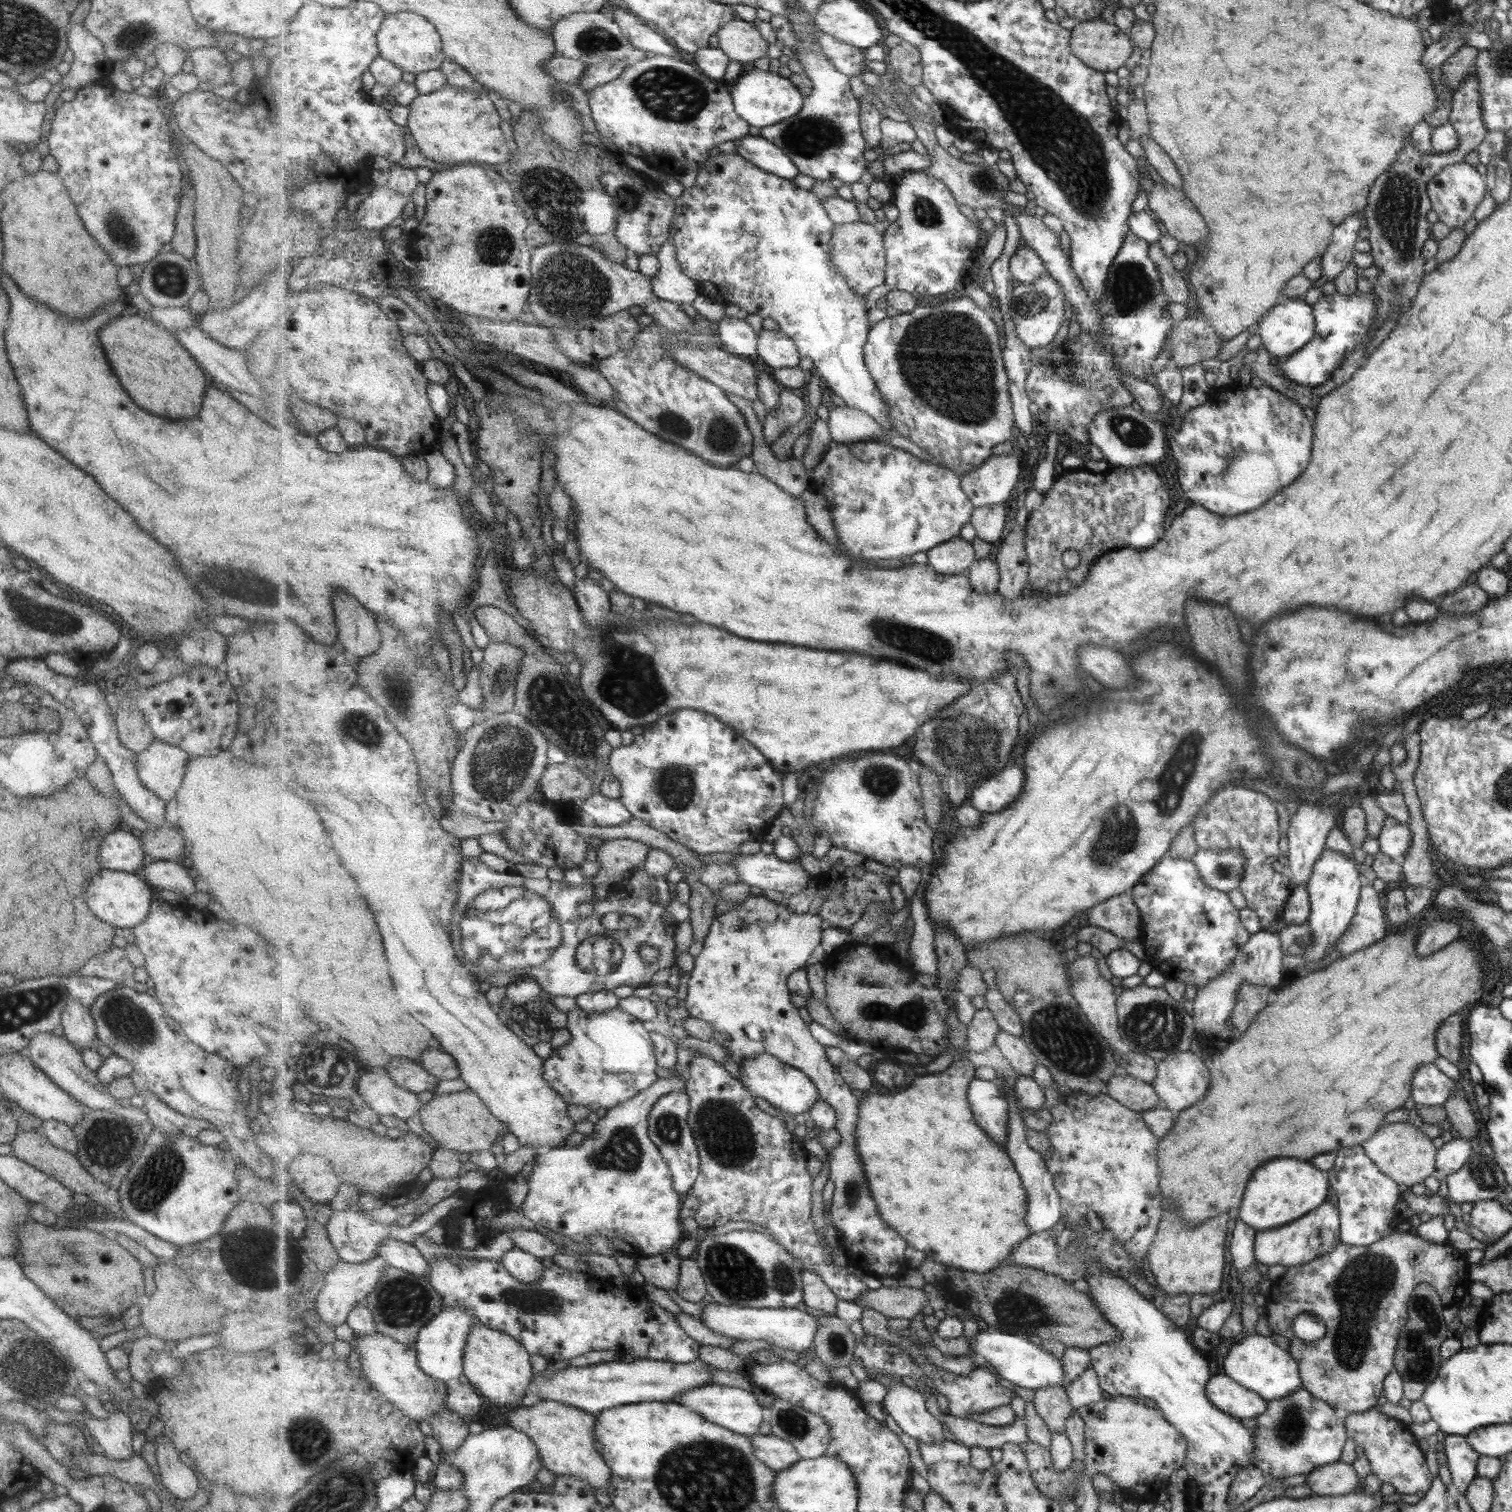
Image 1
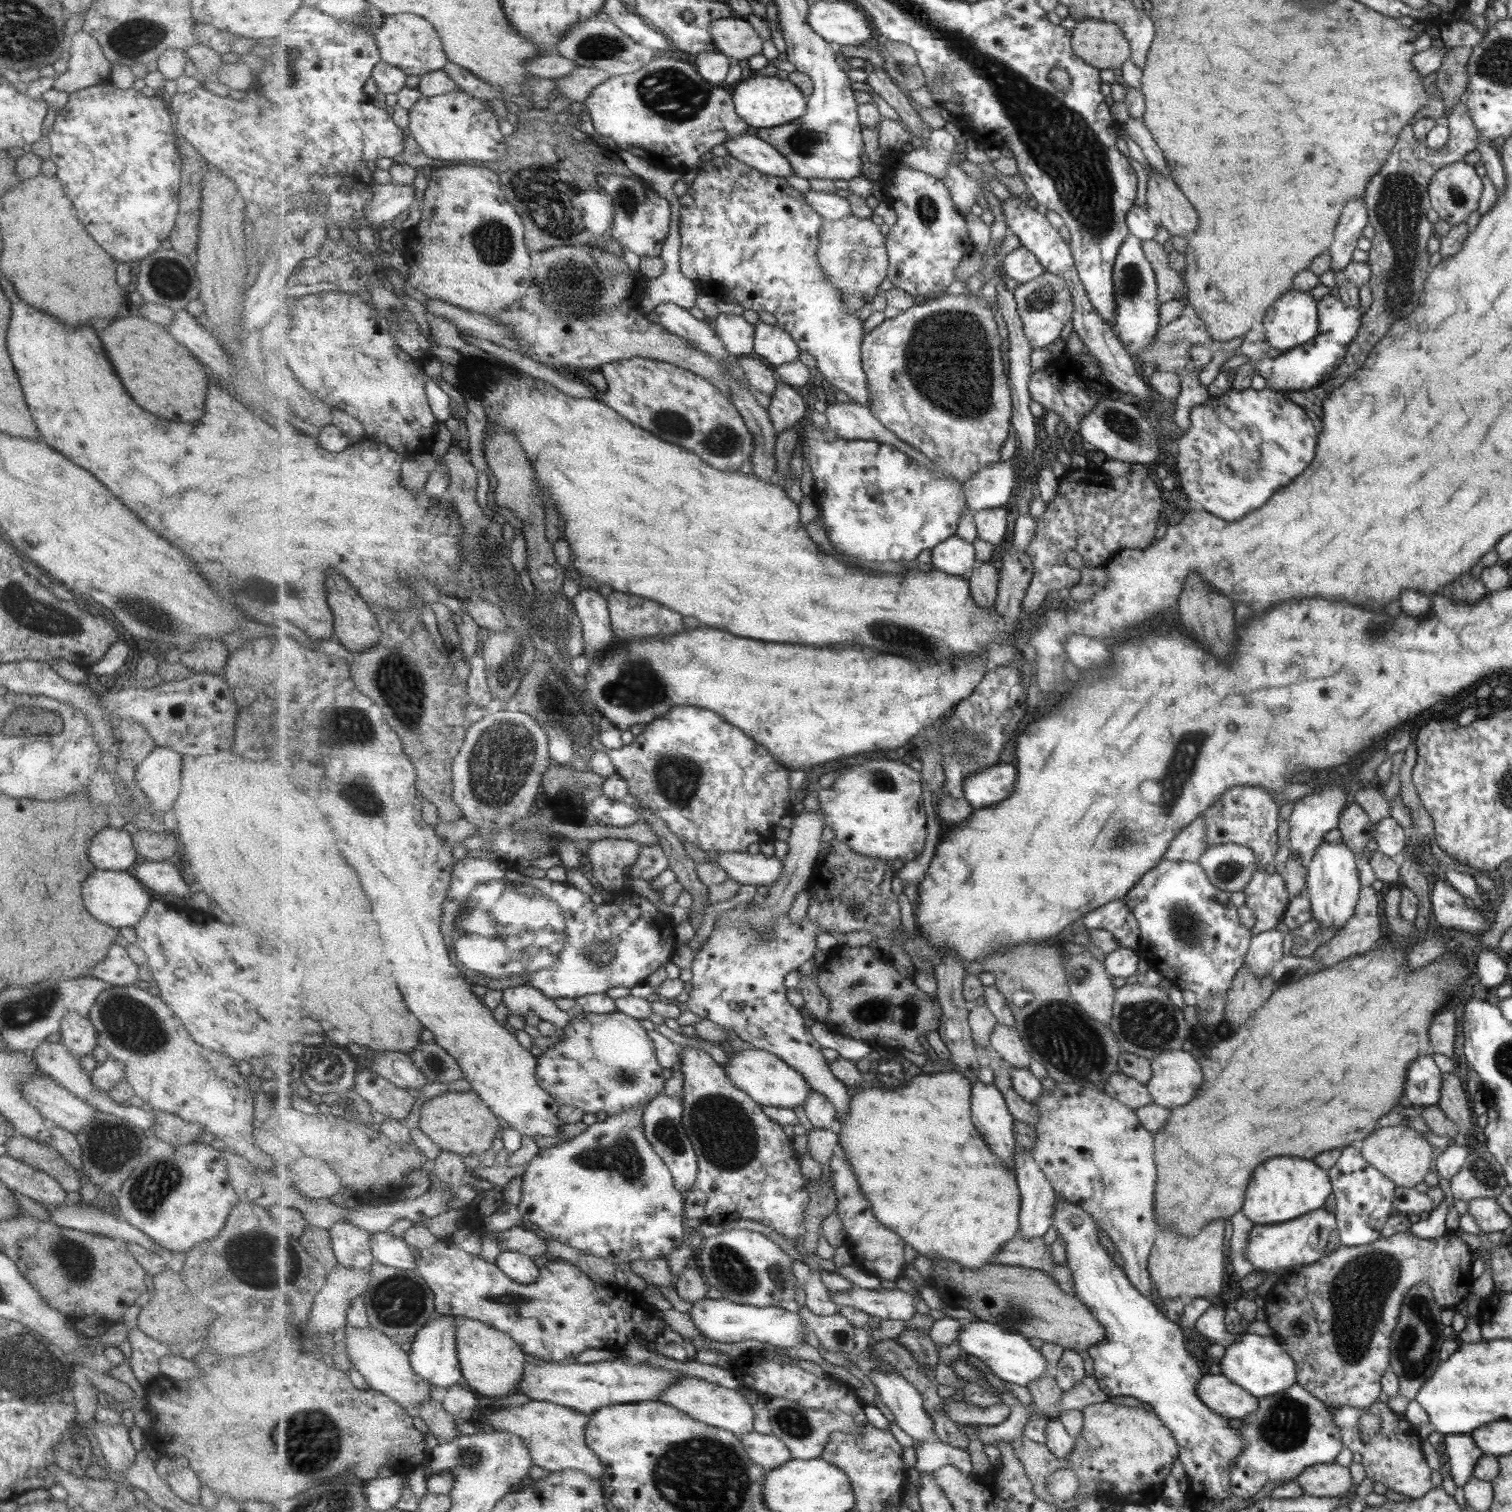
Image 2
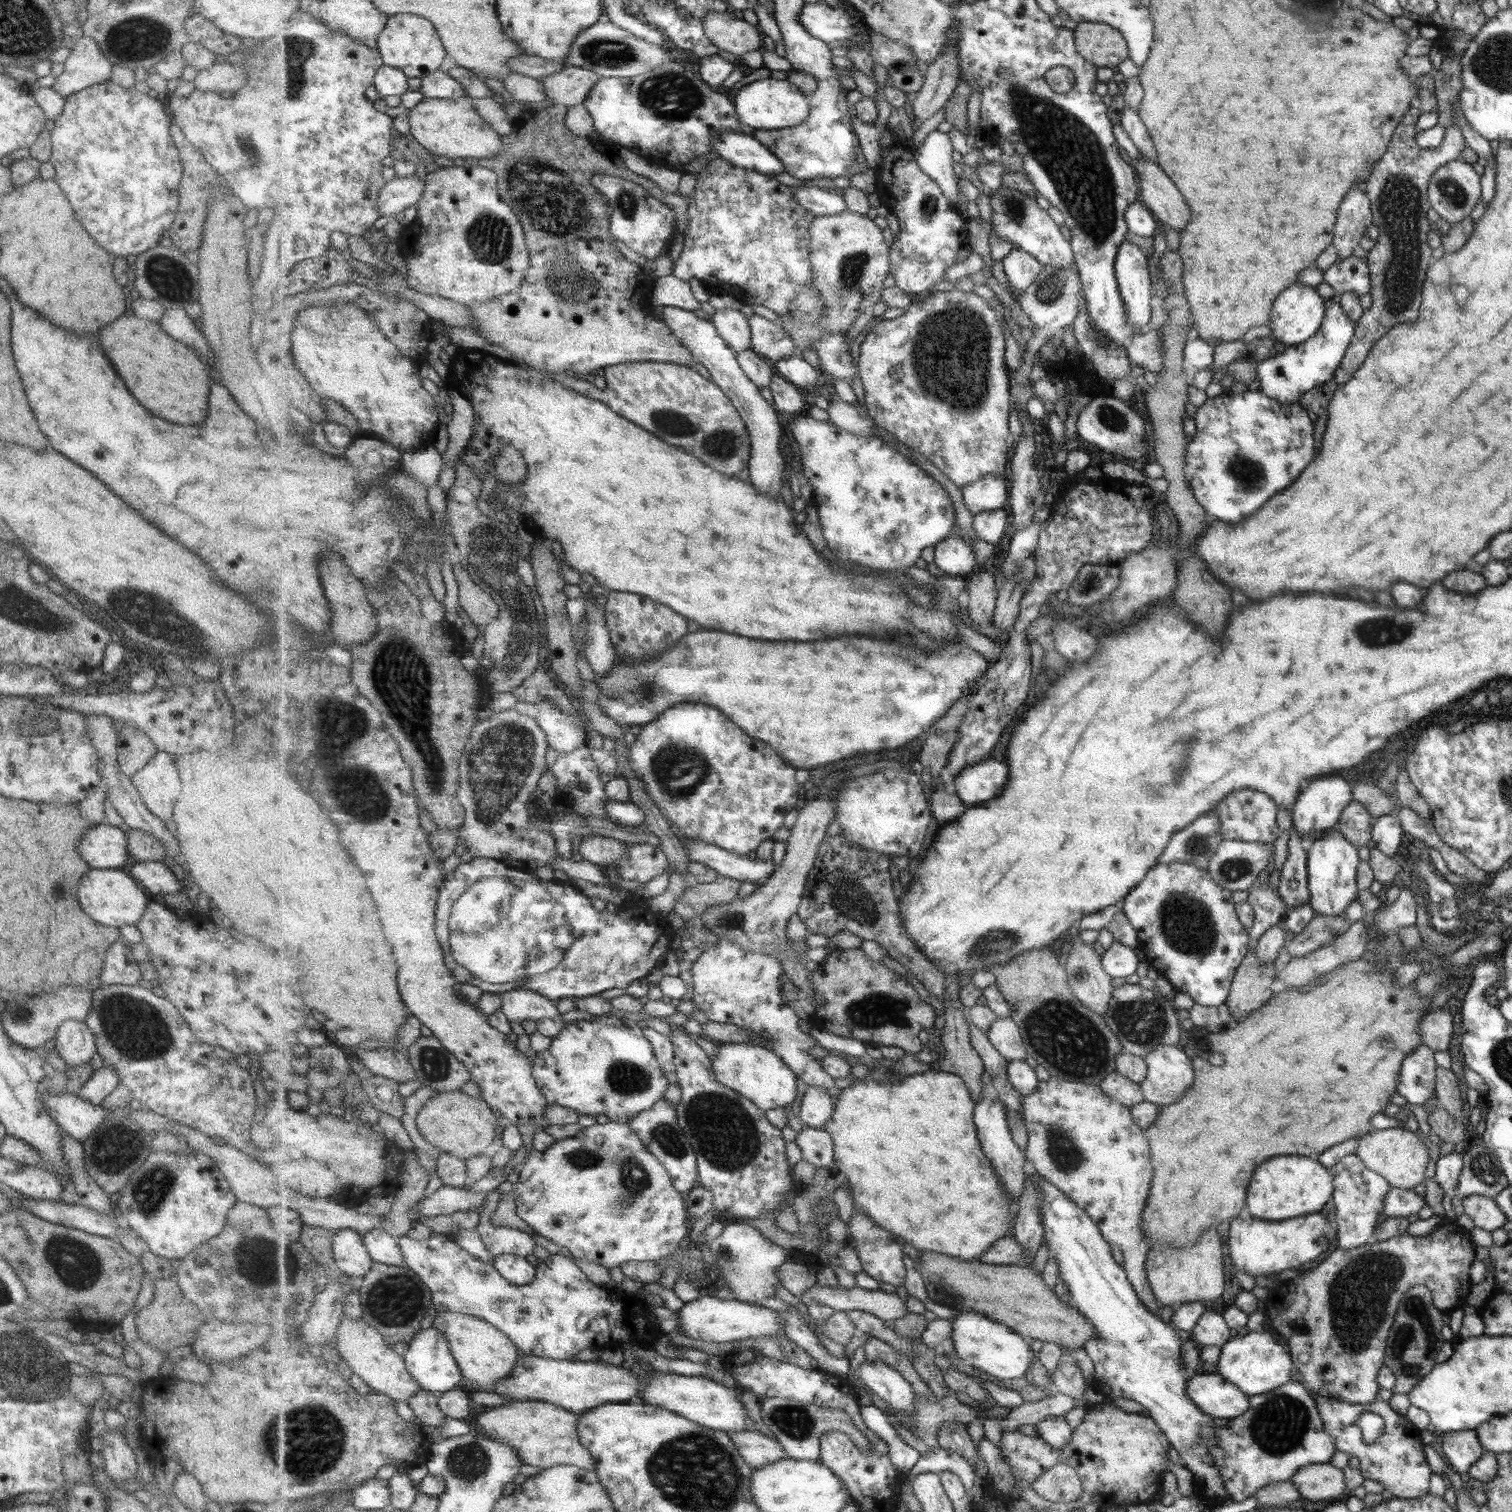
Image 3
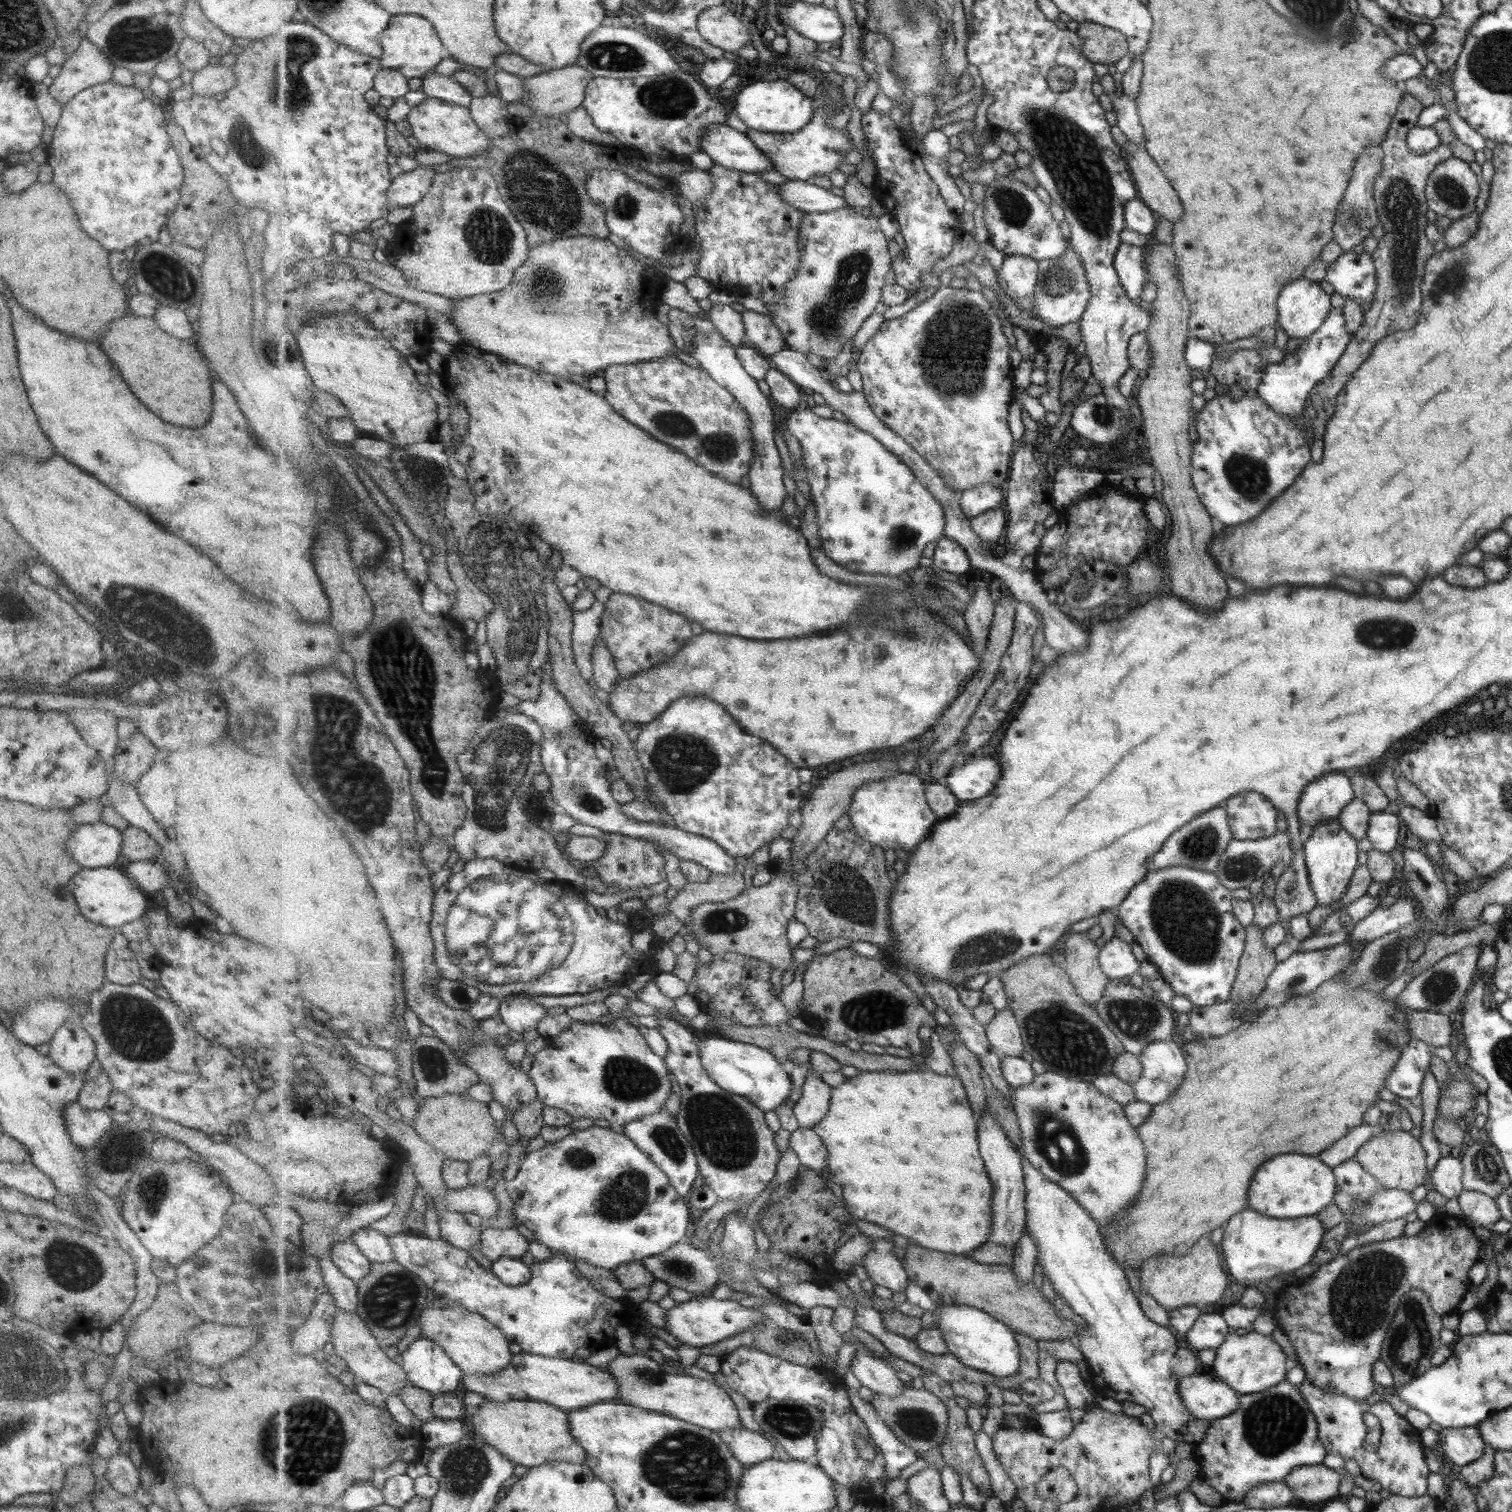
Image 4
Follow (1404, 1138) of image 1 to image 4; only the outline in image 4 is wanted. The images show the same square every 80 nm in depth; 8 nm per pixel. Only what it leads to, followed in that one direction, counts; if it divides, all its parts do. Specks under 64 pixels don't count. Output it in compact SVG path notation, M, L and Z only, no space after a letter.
M1381 1131L1365 1141L1353 1158L1382 1188L1411 1192L1425 1182L1427 1170L1425 1170L1424 1148L1419 1140L1409 1136L1407 1131Z

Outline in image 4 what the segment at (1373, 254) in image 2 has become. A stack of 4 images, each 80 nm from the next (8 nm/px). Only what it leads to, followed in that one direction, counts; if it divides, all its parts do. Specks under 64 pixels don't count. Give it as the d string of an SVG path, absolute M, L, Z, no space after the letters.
M1403 86L1399 87L1403 89L1403 96L1381 144L1382 172L1375 177L1373 183L1373 202L1377 210L1377 220L1384 232L1371 254L1376 268L1376 292L1369 309L1362 314L1359 329L1351 334L1352 338L1344 348L1343 354L1336 360L1329 376L1311 390L1311 406L1315 410L1315 419L1310 421L1313 432L1313 462L1321 462L1324 426L1328 419L1332 418L1336 396L1343 392L1345 383L1352 378L1352 374L1360 364L1368 359L1377 342L1395 332L1409 330L1411 326L1415 326L1420 316L1423 301L1420 284L1423 282L1424 266L1434 254L1434 244L1421 232L1427 226L1423 216L1427 212L1425 180L1428 180L1437 163L1452 155L1448 144L1440 144L1427 154L1415 154L1407 147L1407 132L1417 126L1417 120L1420 119L1425 106L1405 91Z

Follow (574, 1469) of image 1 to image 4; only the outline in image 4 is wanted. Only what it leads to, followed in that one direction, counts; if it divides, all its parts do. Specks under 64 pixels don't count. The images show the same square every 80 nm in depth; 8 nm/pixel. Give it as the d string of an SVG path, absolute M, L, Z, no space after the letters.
M530 1400L509 1402L485 1401L478 1409L472 1410L474 1434L503 1452L515 1465L529 1468L541 1466L551 1461L585 1463L588 1452L571 1433L568 1412L557 1405Z

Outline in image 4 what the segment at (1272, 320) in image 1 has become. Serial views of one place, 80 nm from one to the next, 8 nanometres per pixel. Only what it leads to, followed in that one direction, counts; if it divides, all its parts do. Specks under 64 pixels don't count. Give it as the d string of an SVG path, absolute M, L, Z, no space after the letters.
M1305 277L1284 286L1276 298L1277 324L1287 338L1307 339L1327 318L1329 296L1319 288L1319 282Z

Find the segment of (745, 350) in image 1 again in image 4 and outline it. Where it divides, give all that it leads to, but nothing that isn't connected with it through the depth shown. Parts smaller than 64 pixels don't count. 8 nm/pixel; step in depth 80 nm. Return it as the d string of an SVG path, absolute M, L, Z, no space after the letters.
M714 304L707 312L716 328L735 347L747 343L745 340L745 321L742 312L737 312L729 304Z

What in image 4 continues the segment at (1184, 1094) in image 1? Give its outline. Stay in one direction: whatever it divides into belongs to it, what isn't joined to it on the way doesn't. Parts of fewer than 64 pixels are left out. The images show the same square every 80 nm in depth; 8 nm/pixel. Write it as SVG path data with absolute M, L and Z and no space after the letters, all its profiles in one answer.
M1179 1039L1154 1040L1140 1052L1139 1078L1131 1085L1138 1101L1151 1106L1163 1103L1181 1084L1186 1067L1186 1057Z

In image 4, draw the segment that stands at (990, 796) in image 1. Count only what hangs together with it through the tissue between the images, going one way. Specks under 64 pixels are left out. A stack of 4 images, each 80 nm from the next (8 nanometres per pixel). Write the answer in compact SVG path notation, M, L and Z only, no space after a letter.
M976 755L952 769L945 778L945 784L960 801L974 801L996 790L1001 773L997 760Z

